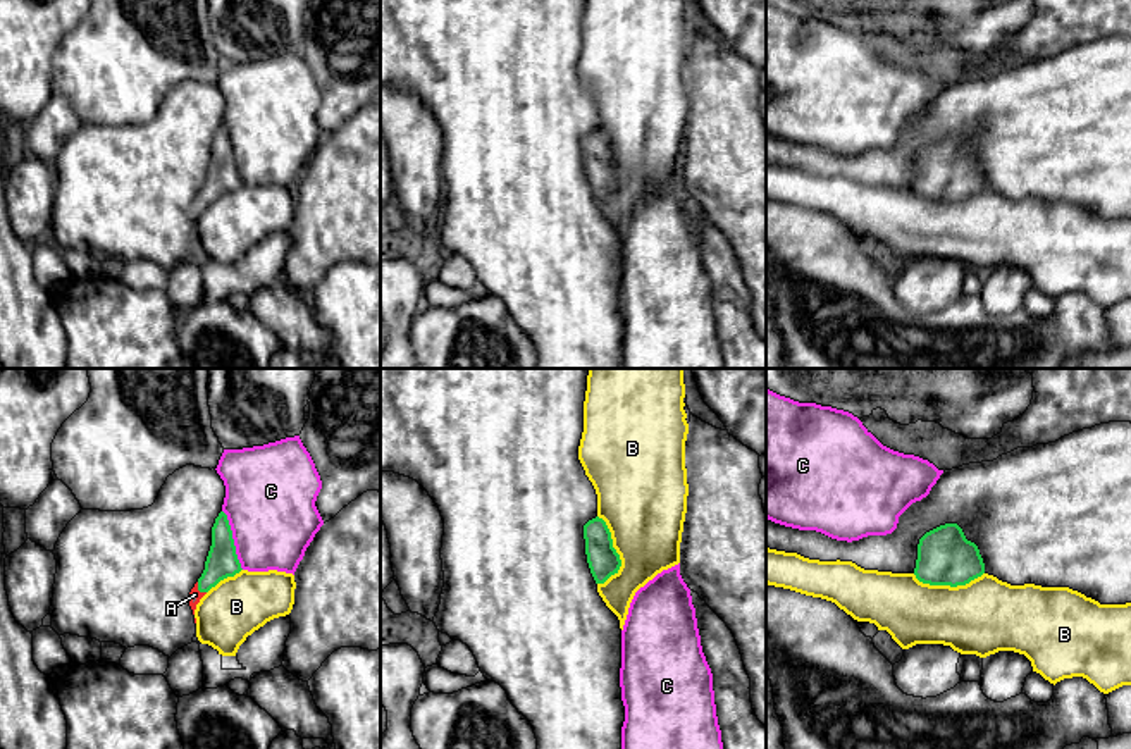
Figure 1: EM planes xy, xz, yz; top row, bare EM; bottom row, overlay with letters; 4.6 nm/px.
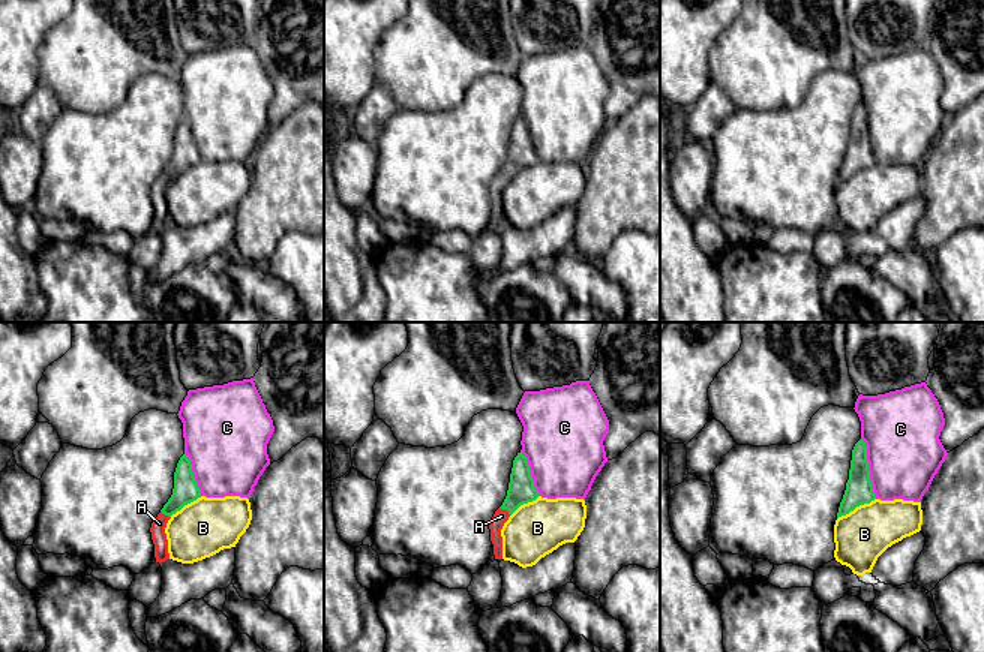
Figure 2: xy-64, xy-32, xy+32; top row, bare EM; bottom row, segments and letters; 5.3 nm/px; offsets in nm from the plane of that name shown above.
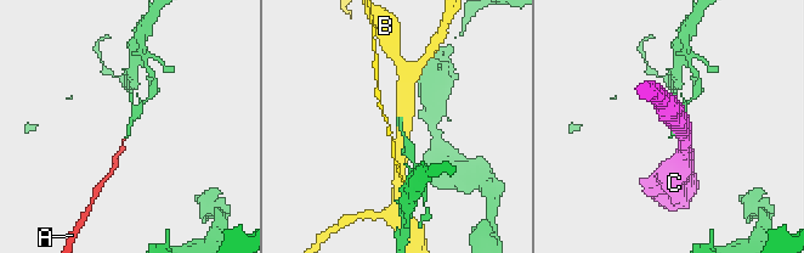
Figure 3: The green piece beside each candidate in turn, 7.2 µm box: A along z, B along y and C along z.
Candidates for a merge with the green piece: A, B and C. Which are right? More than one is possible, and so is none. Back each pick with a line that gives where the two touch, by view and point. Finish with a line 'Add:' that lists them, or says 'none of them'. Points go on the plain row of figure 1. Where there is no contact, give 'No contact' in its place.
A: Touches green at xy (198, 204)
Add: A

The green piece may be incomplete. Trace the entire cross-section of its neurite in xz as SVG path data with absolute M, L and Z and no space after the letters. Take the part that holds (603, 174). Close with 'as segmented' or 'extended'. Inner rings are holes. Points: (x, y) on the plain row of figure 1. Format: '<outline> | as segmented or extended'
M599 131L584 139L585 169L596 198L604 198L621 181L620 169L613 162L611 146Z | as segmented

